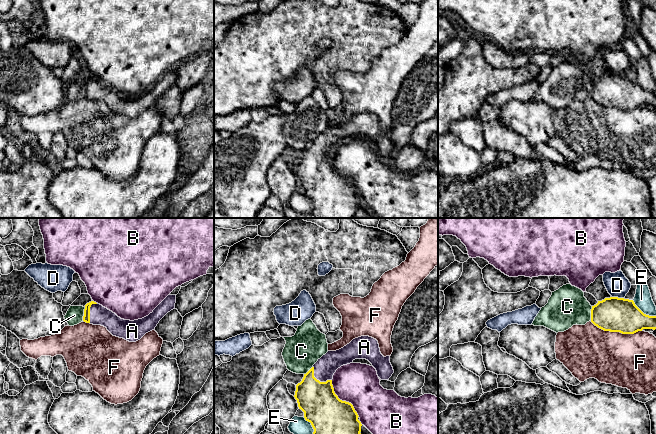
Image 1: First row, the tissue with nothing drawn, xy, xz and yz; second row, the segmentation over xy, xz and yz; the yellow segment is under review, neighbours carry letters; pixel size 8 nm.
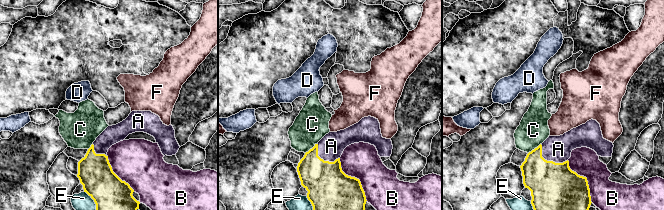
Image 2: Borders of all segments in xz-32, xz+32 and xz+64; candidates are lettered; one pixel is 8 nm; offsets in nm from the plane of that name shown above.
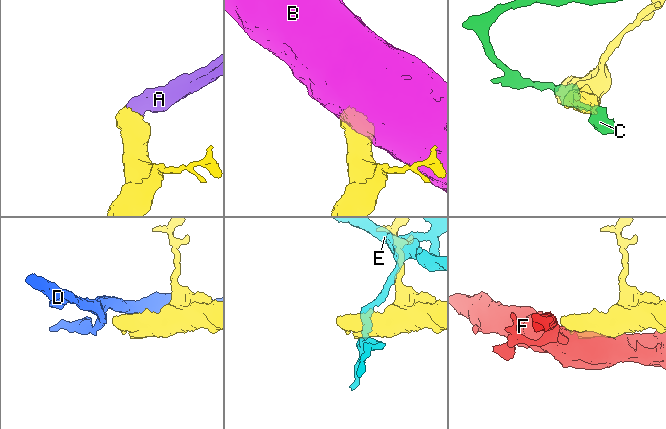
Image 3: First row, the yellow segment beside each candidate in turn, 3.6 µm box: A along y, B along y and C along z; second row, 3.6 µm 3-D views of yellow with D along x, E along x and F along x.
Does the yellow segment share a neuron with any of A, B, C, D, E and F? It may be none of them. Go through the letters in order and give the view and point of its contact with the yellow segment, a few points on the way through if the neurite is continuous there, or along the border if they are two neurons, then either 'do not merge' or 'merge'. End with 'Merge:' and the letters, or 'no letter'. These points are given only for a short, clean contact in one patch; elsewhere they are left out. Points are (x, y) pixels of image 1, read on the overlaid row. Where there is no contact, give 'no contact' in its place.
A: contact xz (318, 380); way xz (322, 408), (318, 401), (318, 380), (324, 369); merge
B: contact xz (341, 400); do not merge
C: contact xy (84, 313); border xy (85, 306), (82, 320); do not merge
D: contact yz (617, 297); do not merge
E: contact yz (642, 312); do not merge
F: contact yz (616, 331); do not merge
Merge: A

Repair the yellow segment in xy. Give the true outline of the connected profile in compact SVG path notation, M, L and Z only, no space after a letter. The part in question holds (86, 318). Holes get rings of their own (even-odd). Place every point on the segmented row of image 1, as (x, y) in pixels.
M168 295L148 316L130 321L121 319L107 308L91 301L85 305L83 321L104 326L113 336L136 342L154 330L159 321L175 309L175 303L176 295Z

